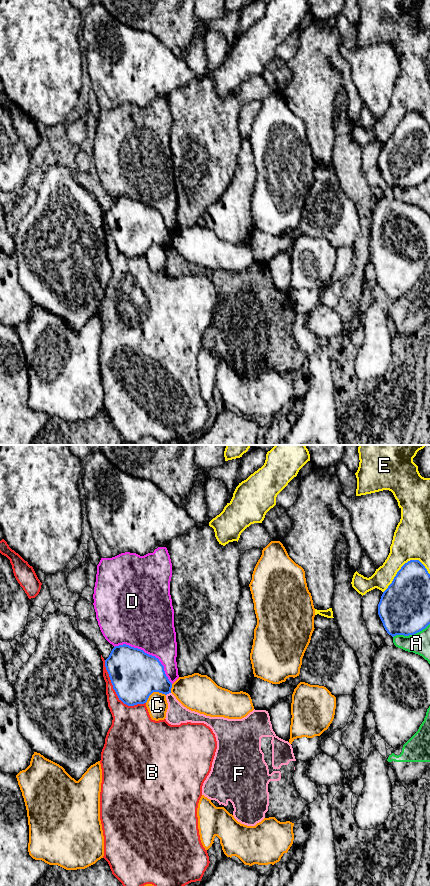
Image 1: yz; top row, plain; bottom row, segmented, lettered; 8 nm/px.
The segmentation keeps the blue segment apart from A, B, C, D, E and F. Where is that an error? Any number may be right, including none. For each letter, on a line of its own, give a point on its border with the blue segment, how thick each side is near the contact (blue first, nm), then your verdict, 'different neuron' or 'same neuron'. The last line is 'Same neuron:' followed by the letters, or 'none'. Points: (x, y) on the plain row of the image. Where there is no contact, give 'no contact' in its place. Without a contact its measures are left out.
A: contact yz (411, 186); calibres 420 and 170 nm; different neuron
B: contact yz (115, 243); calibres 400 and 220 nm; different neuron
C: contact yz (154, 243); calibres 400 and 170 nm; different neuron
D: contact yz (148, 206); calibres 400 and 440 nm; different neuron
E: contact yz (403, 117); calibres 340 and 300 nm; different neuron
F: contact yz (168, 245); calibres 320 and 160 nm; different neuron
Same neuron: none

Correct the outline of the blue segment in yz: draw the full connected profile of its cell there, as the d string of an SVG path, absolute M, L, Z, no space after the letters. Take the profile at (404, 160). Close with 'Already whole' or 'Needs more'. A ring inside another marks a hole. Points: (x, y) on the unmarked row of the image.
M419 112L408 113L397 124L381 148L378 167L392 189L414 187L430 176L430 126Z. Already whole

